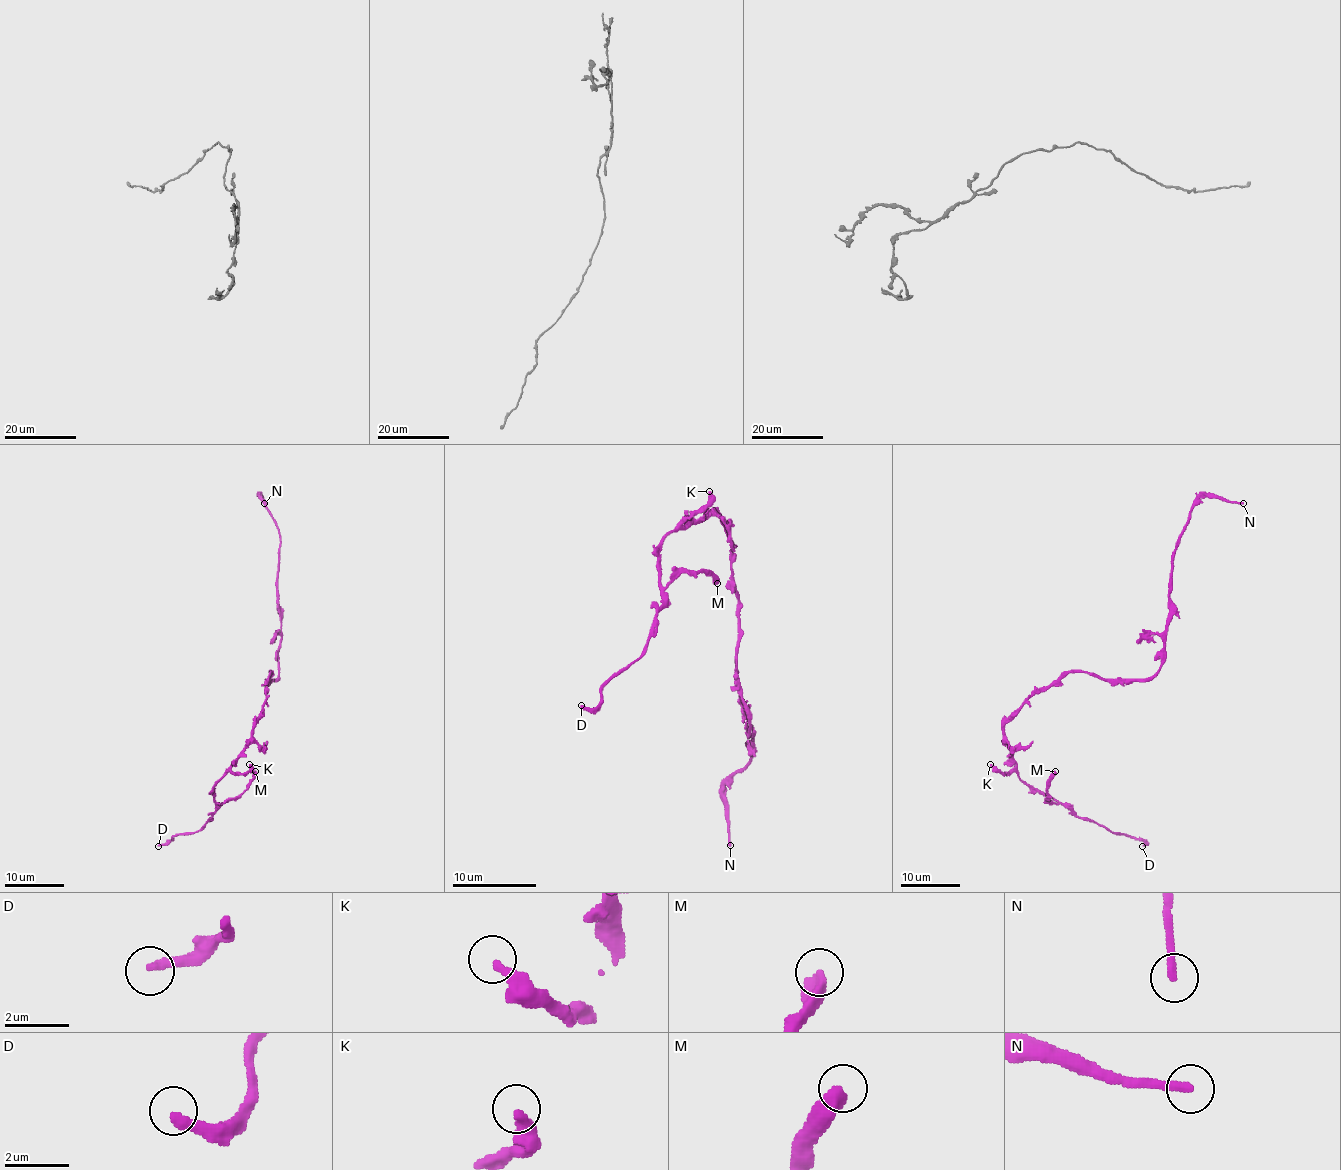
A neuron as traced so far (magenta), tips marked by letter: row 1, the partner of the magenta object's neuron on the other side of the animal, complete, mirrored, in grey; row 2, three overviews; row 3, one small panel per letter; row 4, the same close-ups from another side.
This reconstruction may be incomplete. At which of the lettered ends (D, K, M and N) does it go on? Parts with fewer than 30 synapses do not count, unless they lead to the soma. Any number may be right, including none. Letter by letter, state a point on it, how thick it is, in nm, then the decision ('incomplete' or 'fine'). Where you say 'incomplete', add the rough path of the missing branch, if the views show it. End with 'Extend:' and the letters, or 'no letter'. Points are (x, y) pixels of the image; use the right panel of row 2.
D: (1142, 846) | 280 nm | fine
K: (990, 764) | 320 nm | fine
M: (1055, 771) | 480 nm | fine
N: (1243, 503) | 260 nm | incomplete
Extend: N

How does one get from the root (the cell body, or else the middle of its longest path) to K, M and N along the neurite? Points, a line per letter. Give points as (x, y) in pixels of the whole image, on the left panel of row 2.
K: (270, 672), (266, 680), (263, 714), (252, 725), (252, 741), (231, 770), (246, 773), (249, 764)
M: (270, 672), (263, 714), (252, 725), (252, 741), (215, 785), (215, 801), (237, 798), (255, 771)
N: (270, 672), (269, 678), (278, 677), (281, 638), (278, 549), (281, 539), (273, 517), (264, 503)

